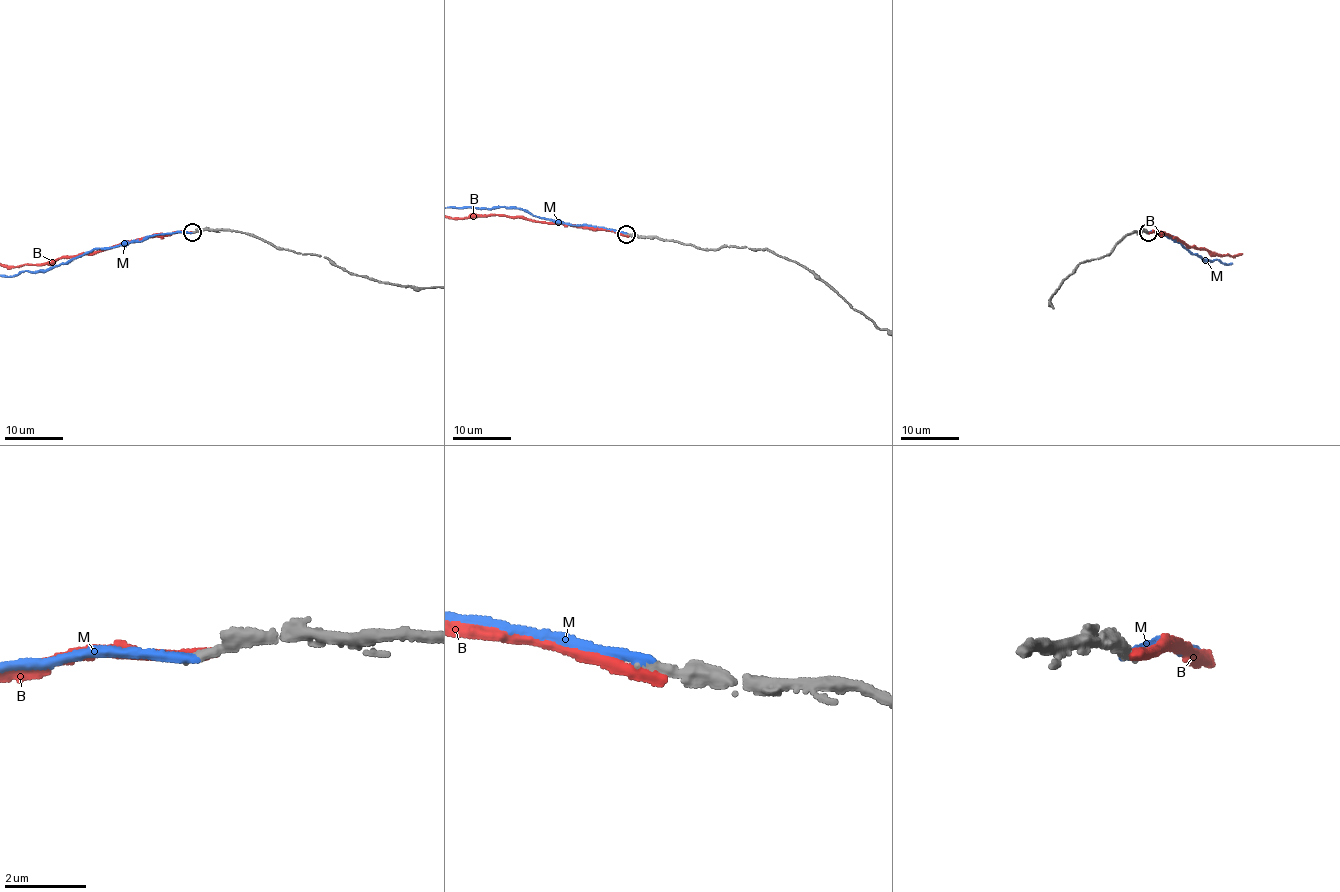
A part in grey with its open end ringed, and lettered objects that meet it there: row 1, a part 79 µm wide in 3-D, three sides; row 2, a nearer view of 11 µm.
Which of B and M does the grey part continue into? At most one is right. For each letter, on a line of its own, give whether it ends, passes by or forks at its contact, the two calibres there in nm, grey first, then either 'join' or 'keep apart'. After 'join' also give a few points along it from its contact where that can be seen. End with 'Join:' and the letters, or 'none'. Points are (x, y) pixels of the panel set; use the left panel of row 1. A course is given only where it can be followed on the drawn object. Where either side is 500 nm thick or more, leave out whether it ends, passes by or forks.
B: it ends; calibres 320 and 320 nm; keep apart
M: it ends; calibres 240 and 260 nm; join
Join: M

